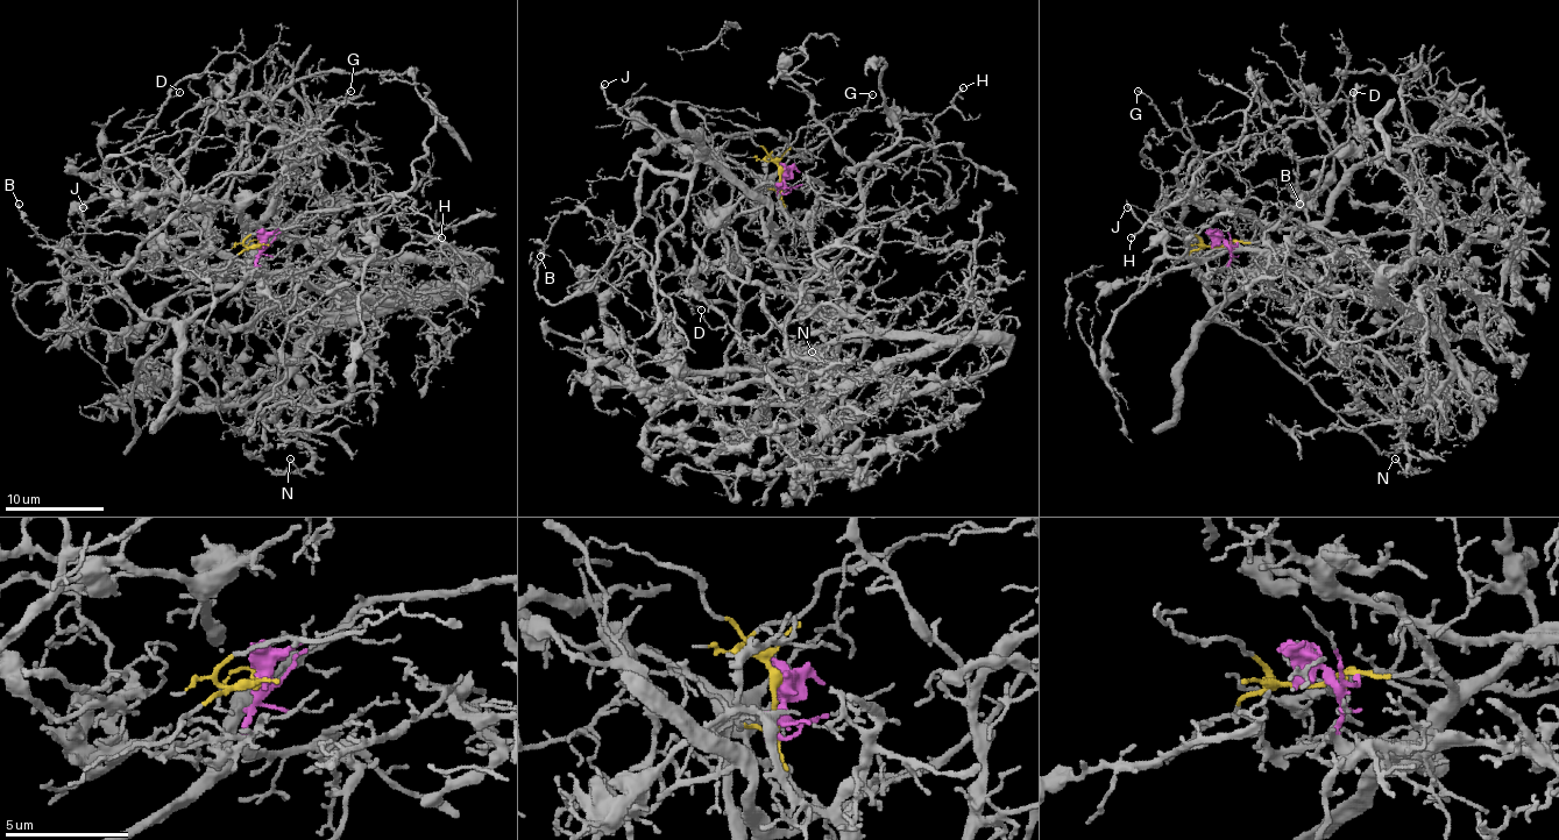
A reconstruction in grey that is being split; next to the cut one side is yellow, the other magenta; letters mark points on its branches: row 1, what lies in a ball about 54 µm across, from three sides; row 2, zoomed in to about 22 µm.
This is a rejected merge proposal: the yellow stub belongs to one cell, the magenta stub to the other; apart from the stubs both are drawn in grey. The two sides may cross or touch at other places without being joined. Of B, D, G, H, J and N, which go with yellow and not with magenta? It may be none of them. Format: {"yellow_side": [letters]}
{"yellow_side": ["B", "D", "G", "H", "J"]}

